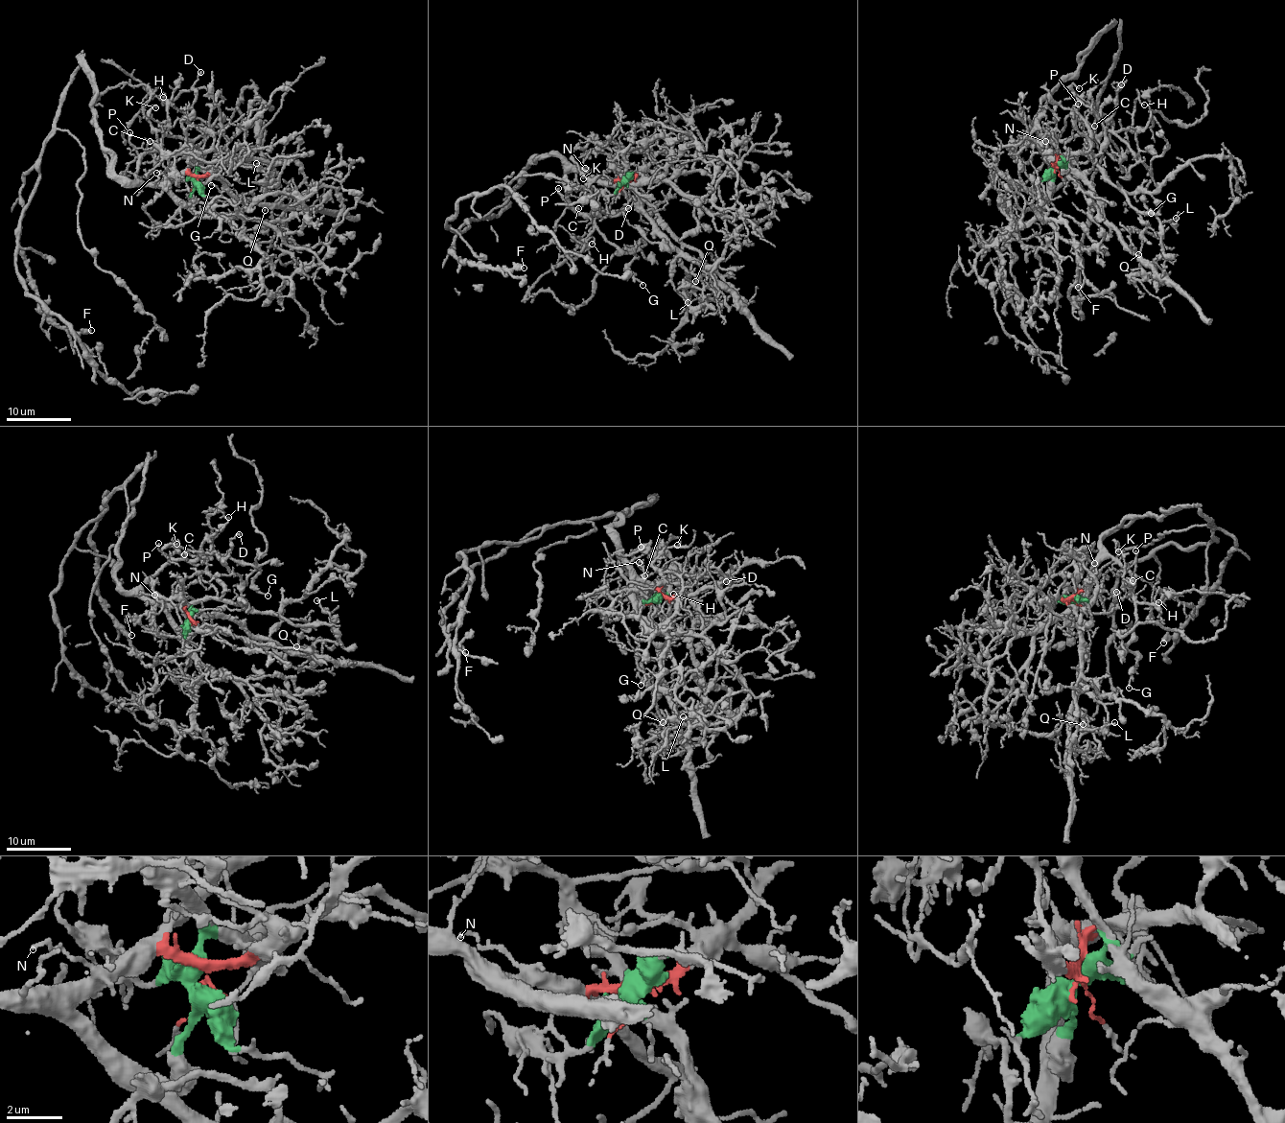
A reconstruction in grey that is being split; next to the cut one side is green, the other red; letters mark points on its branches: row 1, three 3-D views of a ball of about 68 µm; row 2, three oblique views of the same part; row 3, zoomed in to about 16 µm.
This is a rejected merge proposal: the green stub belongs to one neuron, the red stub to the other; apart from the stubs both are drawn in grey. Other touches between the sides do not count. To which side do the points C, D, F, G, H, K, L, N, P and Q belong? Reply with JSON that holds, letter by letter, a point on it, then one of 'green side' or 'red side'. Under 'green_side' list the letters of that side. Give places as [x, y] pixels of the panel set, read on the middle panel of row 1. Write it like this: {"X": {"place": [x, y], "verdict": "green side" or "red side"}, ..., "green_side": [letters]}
{"C": {"place": [578, 208], "verdict": "red side"}, "D": {"place": [628, 208], "verdict": "red side"}, "F": {"place": [524, 268], "verdict": "red side"}, "G": {"place": [642, 285], "verdict": "red side"}, "H": {"place": [592, 244], "verdict": "red side"}, "K": {"place": [583, 178], "verdict": "red side"}, "L": {"place": [688, 302], "verdict": "red side"}, "N": {"place": [585, 168], "verdict": "red side"}, "P": {"place": [558, 188], "verdict": "red side"}, "Q": {"place": [695, 281], "verdict": "red side"}, "green_side": []}

